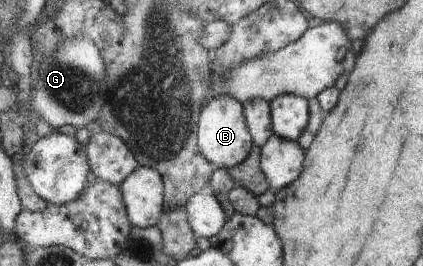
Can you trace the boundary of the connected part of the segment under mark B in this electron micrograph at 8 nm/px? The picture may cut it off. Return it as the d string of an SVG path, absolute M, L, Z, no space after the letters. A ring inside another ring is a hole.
M213 95L202 107L198 117L198 150L216 168L234 168L242 164L253 150L249 127L246 126L244 106L230 95Z

